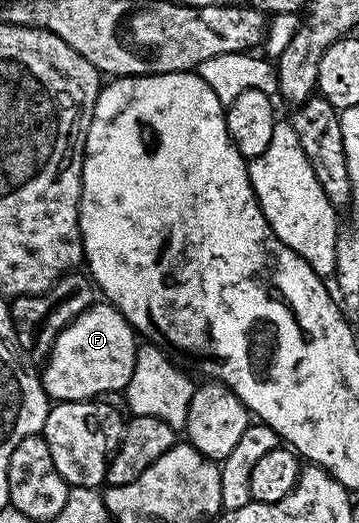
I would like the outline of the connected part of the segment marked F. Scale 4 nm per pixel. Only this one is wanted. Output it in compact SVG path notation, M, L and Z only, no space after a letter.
M95 302L83 314L76 316L57 335L53 348L43 361L40 369L41 385L50 401L87 400L100 392L124 393L135 370L135 358L139 347L133 327L123 318L114 304Z

